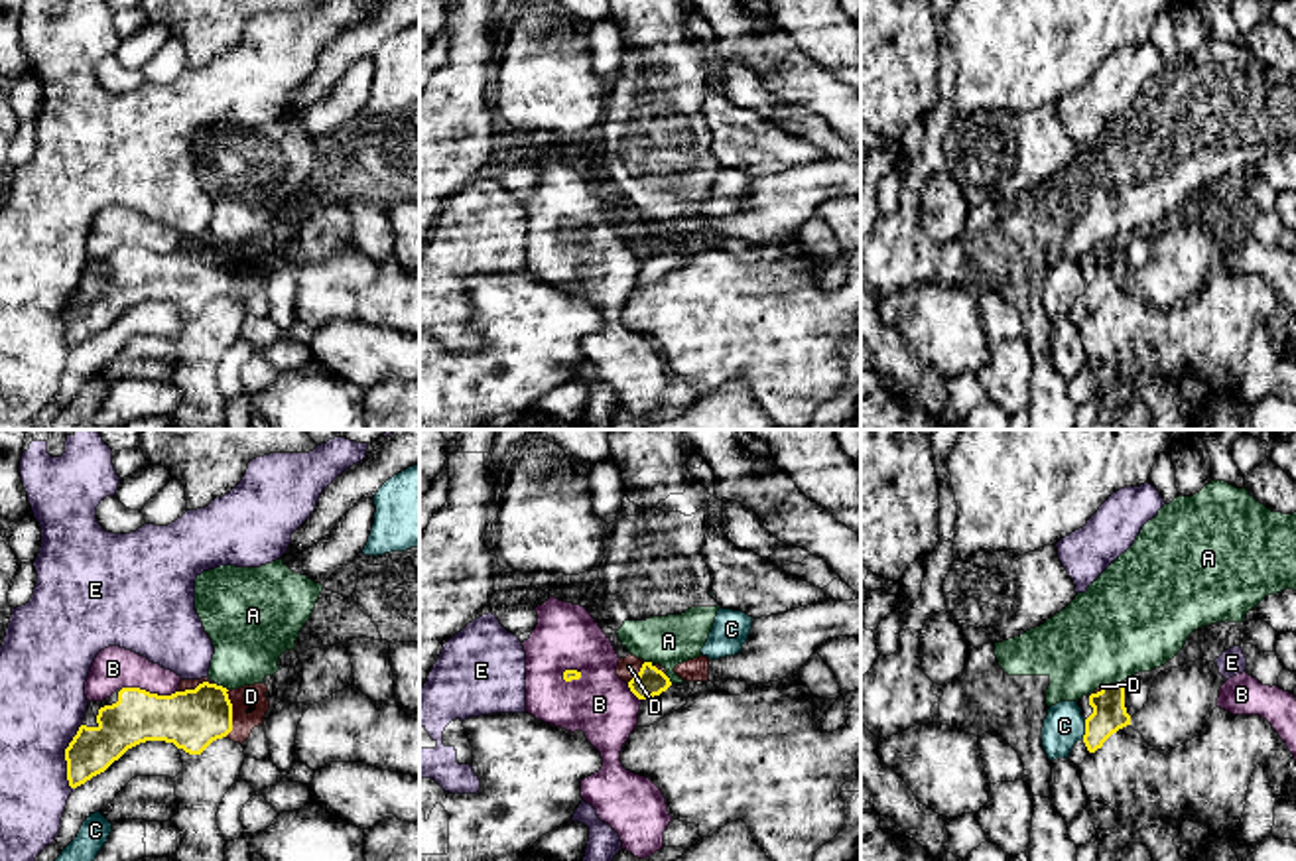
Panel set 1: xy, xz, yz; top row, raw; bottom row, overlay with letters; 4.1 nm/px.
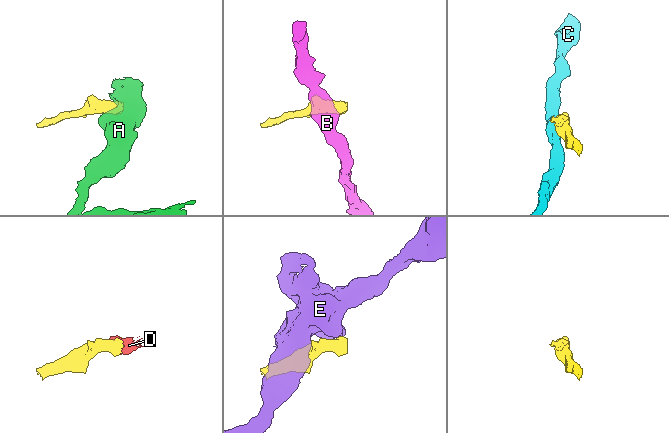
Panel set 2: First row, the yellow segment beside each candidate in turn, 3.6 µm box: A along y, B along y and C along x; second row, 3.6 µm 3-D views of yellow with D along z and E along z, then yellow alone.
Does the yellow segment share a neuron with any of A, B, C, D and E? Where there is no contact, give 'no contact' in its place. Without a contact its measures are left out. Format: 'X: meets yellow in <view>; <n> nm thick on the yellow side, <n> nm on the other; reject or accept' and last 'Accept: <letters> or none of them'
A: meets yellow in yz; 140 nm thick on the yellow side, 400 nm on the other; reject
B: meets yellow in xy; 240 nm thick on the yellow side, 170 nm on the other; reject
C: meets yellow in yz; 140 nm thick on the yellow side, 170 nm on the other; reject
D: meets yellow in xy; 240 nm thick on the yellow side, 100 nm on the other; accept
E: meets yellow in xy; 190 nm thick on the yellow side, 360 nm on the other; reject
Accept: D

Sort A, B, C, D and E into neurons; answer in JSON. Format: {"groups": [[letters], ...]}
{"groups": [["A"], ["B"], ["C"], ["D"], ["E"]]}

